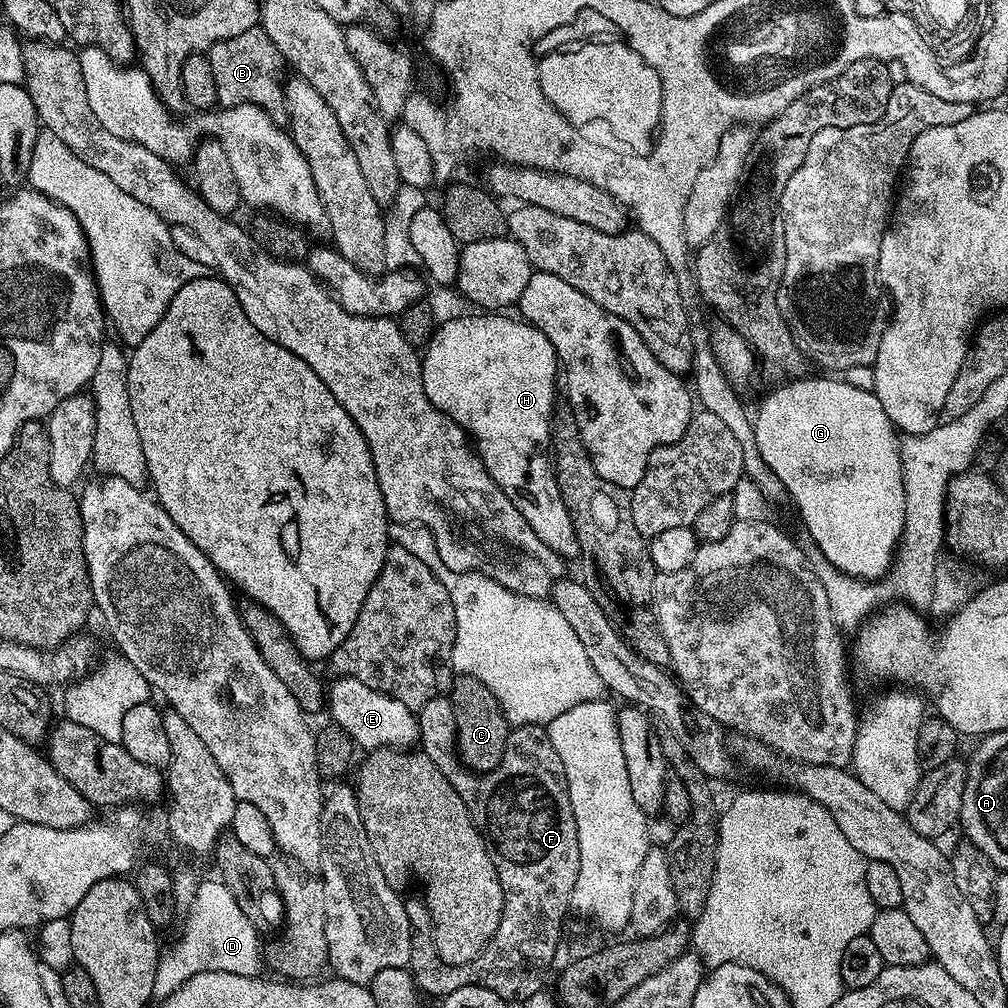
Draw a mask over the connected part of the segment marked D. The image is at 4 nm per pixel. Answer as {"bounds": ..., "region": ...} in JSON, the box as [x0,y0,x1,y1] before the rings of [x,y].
{"bounds":[153,906,264,1001],"region":[[[232,906],[232,922],[212,924],[212,932],[206,936],[175,935],[175,939],[163,949],[155,970],[153,997],[162,1001],[198,973],[230,973],[243,977],[257,976],[264,966],[264,948],[260,946],[259,931],[238,906]]]}

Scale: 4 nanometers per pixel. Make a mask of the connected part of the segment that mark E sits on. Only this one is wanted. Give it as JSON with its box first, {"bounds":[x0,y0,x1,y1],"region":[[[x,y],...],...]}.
{"bounds":[326,676,419,750],"region":[[[341,676],[333,679],[333,684],[329,683],[326,688],[326,712],[329,712],[331,723],[338,725],[356,743],[357,749],[371,750],[373,748],[402,748],[411,749],[419,741],[419,726],[416,721],[417,713],[411,708],[407,708],[398,698],[390,698],[384,692],[374,690],[366,686],[366,682],[358,682],[349,676]]]}

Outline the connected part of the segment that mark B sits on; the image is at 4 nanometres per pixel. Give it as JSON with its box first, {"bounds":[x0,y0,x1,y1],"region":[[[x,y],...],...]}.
{"bounds":[206,26,288,121],"region":[[[257,26],[234,38],[214,42],[214,46],[208,48],[206,55],[210,70],[214,70],[214,86],[218,86],[220,108],[258,104],[270,114],[272,120],[287,121],[288,109],[284,107],[286,61],[263,27]]]}

